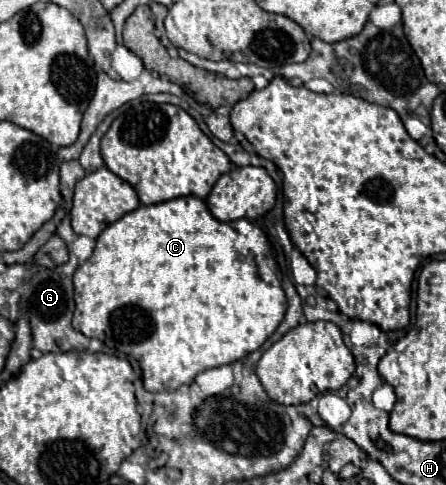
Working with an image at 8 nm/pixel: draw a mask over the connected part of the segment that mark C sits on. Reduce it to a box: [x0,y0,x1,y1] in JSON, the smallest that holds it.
[73,195,287,391]

